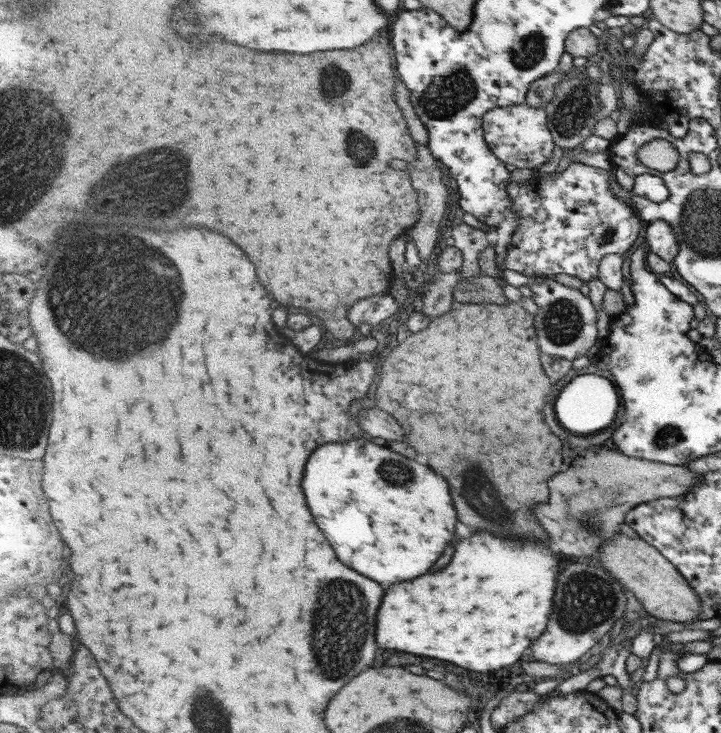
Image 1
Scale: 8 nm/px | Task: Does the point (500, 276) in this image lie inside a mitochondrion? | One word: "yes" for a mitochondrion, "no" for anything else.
no

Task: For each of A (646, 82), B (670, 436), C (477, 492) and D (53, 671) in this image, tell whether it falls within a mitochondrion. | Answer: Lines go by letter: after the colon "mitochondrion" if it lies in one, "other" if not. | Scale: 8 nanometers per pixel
A: other
B: mitochondrion
C: mitochondrion
D: other

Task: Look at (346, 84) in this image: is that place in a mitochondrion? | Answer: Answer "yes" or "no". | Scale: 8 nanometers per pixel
yes

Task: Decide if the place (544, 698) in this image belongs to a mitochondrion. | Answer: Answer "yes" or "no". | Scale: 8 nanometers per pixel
no

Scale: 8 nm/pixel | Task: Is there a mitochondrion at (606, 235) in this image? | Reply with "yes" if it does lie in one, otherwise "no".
yes

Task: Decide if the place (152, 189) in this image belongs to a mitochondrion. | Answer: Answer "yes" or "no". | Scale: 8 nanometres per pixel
yes

